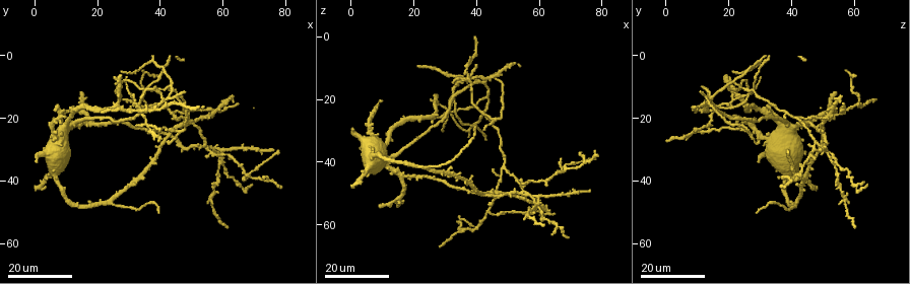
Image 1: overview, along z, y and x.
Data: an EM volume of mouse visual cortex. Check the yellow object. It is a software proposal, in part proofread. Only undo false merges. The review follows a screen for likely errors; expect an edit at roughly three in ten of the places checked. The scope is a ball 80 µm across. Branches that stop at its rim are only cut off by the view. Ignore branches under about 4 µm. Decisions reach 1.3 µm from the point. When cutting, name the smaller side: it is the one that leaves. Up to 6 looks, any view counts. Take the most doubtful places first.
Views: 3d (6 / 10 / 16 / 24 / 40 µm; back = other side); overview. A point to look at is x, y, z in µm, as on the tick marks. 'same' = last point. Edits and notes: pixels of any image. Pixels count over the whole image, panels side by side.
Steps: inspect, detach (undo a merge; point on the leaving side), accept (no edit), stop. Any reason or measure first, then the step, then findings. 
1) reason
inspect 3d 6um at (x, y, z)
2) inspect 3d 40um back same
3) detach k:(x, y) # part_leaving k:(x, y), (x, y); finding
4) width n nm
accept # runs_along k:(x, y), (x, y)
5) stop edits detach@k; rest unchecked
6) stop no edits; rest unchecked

three arms meet
inspect 3d 16um at (45.5, 24.5, 26.0)

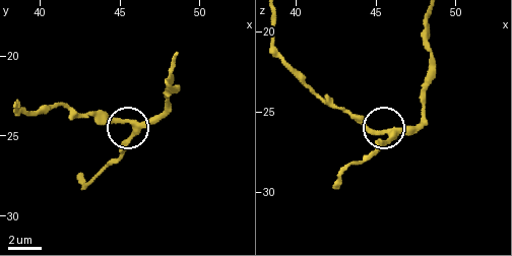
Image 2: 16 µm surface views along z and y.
zoom in
inspect 3d 6um at (45.8, 24.5, 26.4)

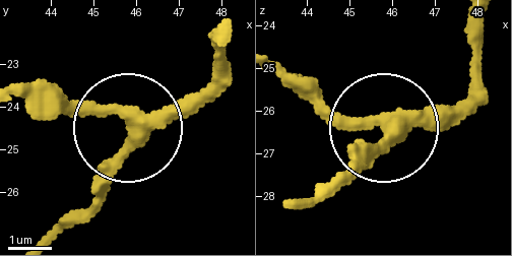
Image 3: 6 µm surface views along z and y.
width 340 nm
accept # runs_along 3:(483, 17), (472, 93), (450, 112), (388, 123), (323, 199); all the same neuron

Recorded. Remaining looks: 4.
two arms in line, one across
inspect 3d 16um at (43.0, 10.5, 19.0)

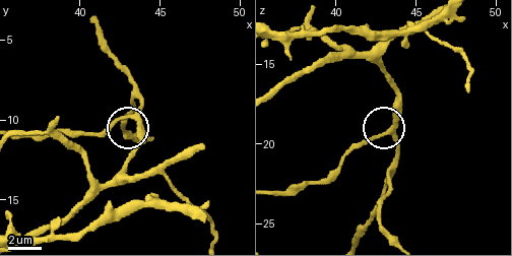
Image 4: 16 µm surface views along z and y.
zoom in
inspect 3d 6um at (43.3, 9.7, 19.4)

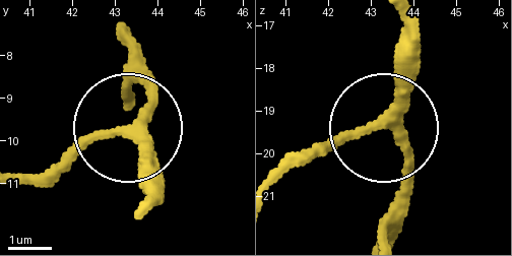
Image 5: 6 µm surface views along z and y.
side_arm 24 um; arms 3
accept # all the same neuron

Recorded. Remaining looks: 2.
arms part here
inspect 3d 24um at (33.5, 17.0, 16.0)

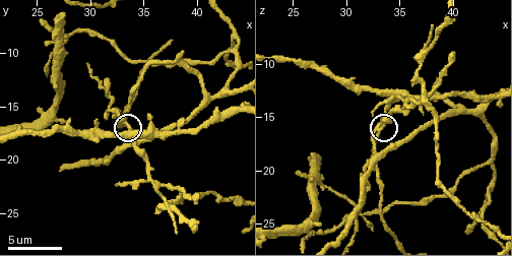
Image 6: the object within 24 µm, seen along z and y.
inspect 3d 10um at (33.0, 16.4, 16.2)

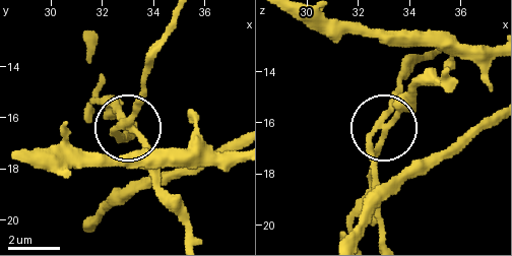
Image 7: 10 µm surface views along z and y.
accept # runs_along 7:(176, 19), (130, 124), (152, 174); all the same neuron

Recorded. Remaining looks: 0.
stop no edits; rest unchecked

